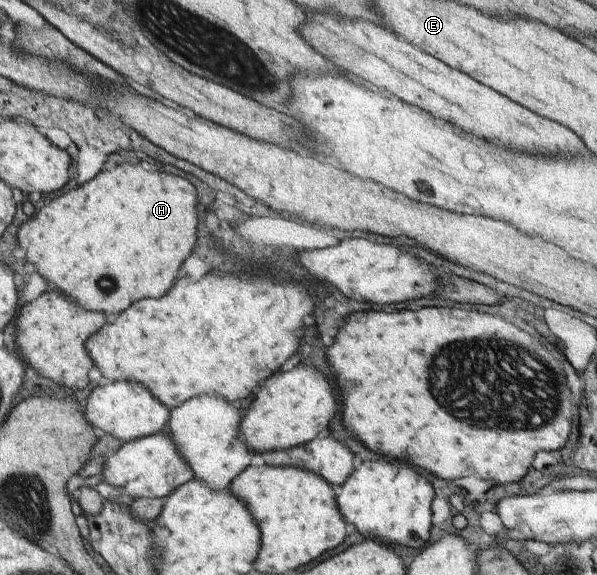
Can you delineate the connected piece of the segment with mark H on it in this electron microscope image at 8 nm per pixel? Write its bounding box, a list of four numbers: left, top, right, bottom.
[17,163,198,318]

